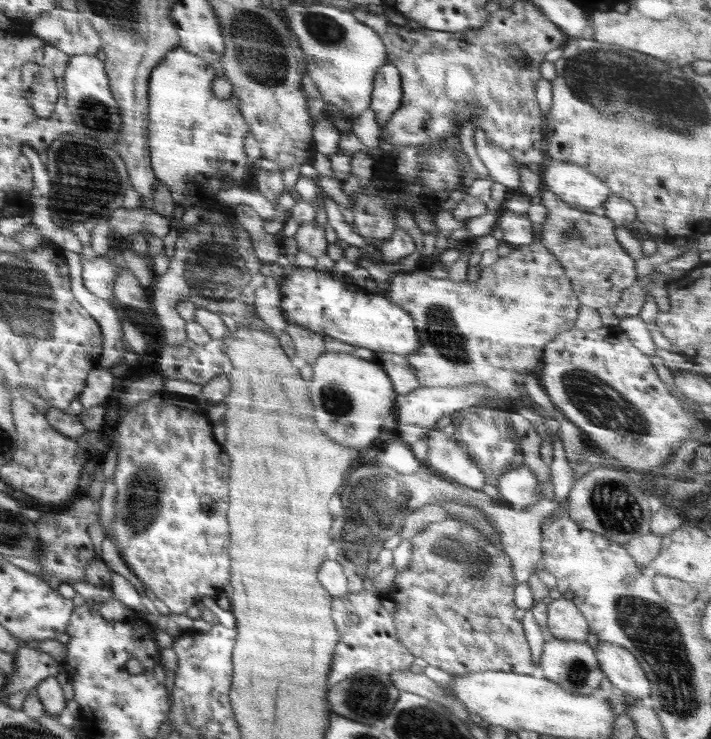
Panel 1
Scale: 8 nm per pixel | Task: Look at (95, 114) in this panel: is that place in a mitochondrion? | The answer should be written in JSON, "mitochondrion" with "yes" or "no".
{"mitochondrion":"yes"}

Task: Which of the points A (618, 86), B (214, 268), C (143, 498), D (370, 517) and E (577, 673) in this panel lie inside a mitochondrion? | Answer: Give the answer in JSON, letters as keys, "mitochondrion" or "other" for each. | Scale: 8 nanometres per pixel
{"A":"mitochondrion","B":"mitochondrion","C":"mitochondrion","D":"mitochondrion","E":"mitochondrion"}

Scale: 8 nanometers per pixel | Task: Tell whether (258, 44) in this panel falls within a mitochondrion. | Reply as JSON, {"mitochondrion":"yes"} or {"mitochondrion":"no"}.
{"mitochondrion":"yes"}

